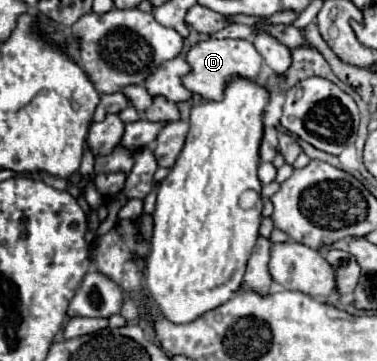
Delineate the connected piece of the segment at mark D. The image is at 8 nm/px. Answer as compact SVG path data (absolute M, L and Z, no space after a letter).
M208 38L208 40L196 42L184 54L184 60L190 64L190 72L182 76L182 84L190 92L200 94L204 100L220 100L226 80L234 76L246 76L250 80L256 80L262 66L262 56L256 52L254 44L250 40L234 40L234 38L224 38L224 40Z

